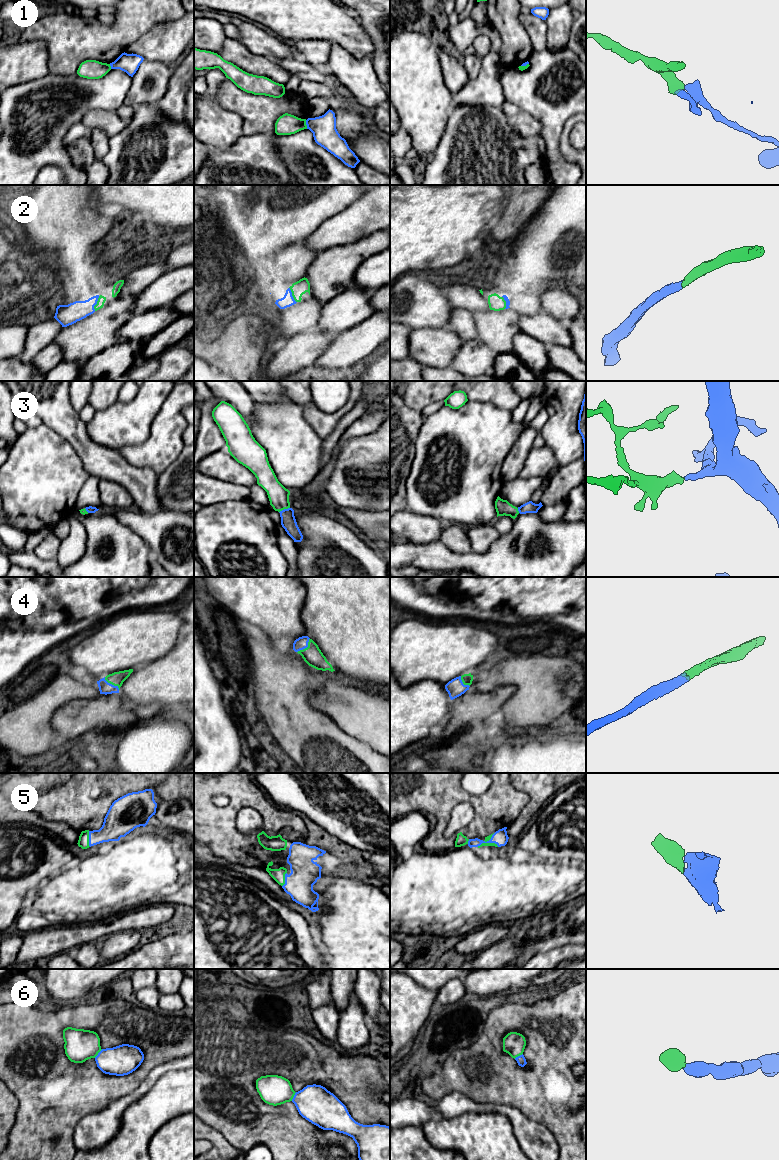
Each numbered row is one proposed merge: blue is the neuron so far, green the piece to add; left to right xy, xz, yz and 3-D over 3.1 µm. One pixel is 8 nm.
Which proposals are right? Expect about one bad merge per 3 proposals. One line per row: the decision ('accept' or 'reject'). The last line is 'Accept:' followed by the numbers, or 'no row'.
1: reject
2: accept
3: accept
4: accept
5: accept
6: accept
Accept: 2, 3, 4, 5, 6

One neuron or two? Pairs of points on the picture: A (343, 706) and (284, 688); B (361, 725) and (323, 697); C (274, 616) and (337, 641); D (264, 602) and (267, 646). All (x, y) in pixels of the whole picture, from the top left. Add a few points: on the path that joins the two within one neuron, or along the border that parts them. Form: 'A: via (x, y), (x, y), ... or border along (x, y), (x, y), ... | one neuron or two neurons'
A: border along (321, 688), (310, 696), (309, 703), (326, 713) | two neurons
B: via (352, 716), (335, 699), (332, 699) | one neuron
C: border along (303, 606), (301, 620), (308, 635) | two neurons
D: border along (267, 636), (275, 642) | two neurons

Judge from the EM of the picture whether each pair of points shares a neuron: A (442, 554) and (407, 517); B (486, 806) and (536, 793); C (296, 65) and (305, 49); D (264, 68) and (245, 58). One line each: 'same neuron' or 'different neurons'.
A: different neurons
B: different neurons
C: different neurons
D: same neuron

